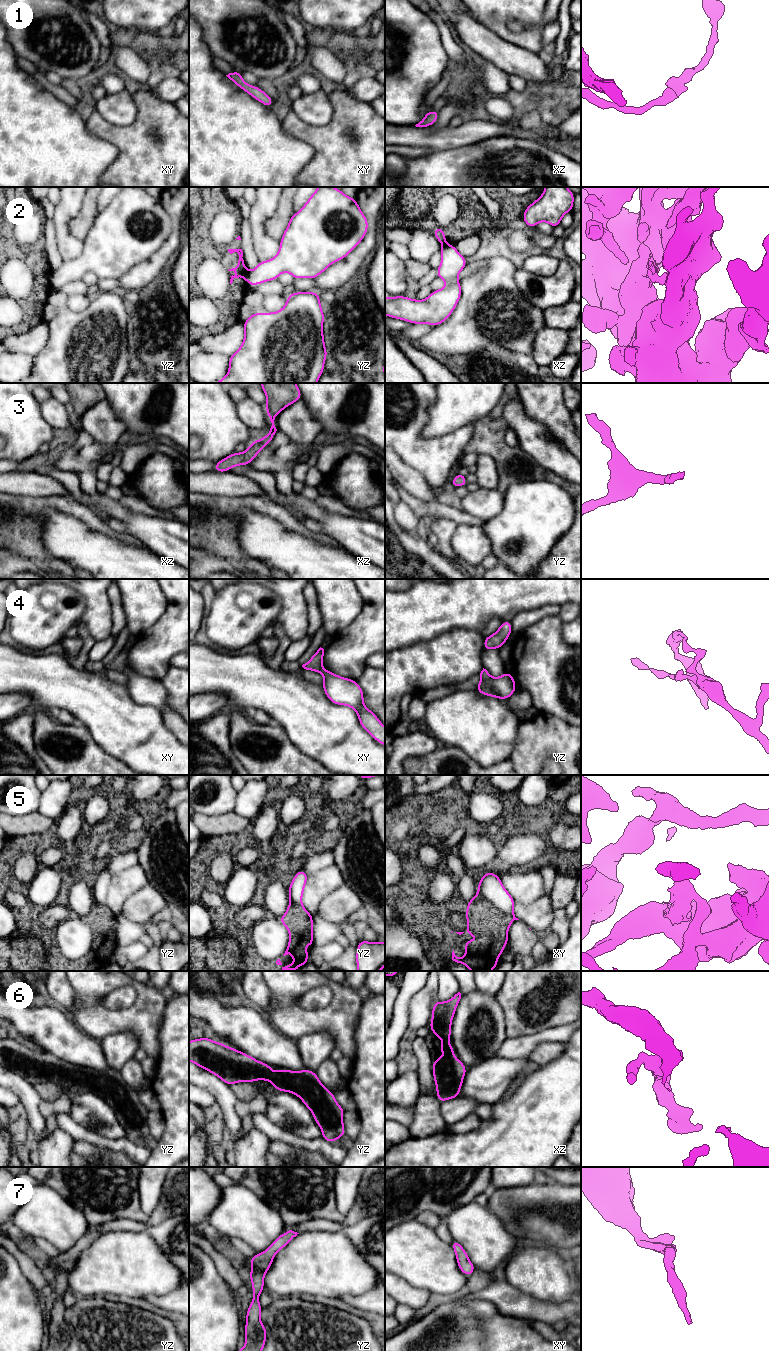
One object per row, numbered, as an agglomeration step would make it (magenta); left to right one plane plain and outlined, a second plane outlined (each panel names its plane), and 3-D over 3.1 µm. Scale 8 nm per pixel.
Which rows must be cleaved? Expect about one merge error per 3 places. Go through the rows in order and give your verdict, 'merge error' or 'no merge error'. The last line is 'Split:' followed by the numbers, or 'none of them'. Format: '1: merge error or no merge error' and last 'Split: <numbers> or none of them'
1: no merge error
2: merge error
3: no merge error
4: no merge error
5: merge error
6: no merge error
7: no merge error
Split: 2, 5

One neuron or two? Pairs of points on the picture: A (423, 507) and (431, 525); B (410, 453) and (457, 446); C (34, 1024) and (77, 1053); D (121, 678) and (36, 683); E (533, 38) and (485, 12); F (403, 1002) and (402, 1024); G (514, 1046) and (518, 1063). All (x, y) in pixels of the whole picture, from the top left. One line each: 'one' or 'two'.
A: two
B: one
C: one
D: two
E: one
F: one
G: two

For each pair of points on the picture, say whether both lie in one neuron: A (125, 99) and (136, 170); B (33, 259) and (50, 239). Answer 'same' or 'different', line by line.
A: different
B: different

